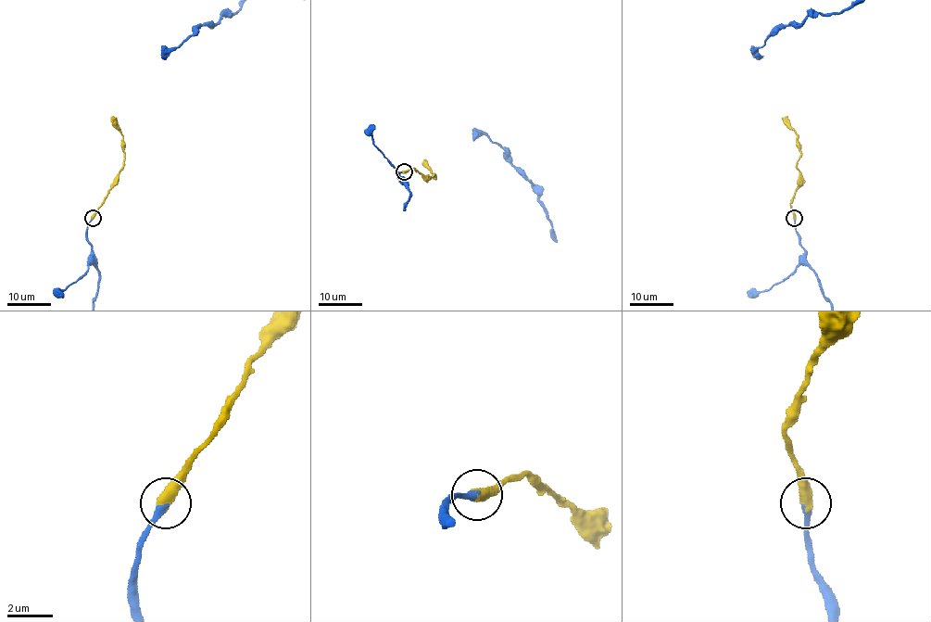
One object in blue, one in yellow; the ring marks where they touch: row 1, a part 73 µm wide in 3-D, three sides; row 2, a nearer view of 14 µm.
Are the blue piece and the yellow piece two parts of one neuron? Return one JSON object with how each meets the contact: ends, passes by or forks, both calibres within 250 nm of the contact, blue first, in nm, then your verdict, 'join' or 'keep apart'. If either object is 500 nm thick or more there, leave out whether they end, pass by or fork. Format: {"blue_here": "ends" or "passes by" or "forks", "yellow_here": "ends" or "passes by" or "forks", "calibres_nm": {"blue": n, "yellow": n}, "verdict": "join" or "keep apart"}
{"calibres_nm": {"blue": 280, "yellow": 550}, "verdict": "join"}

